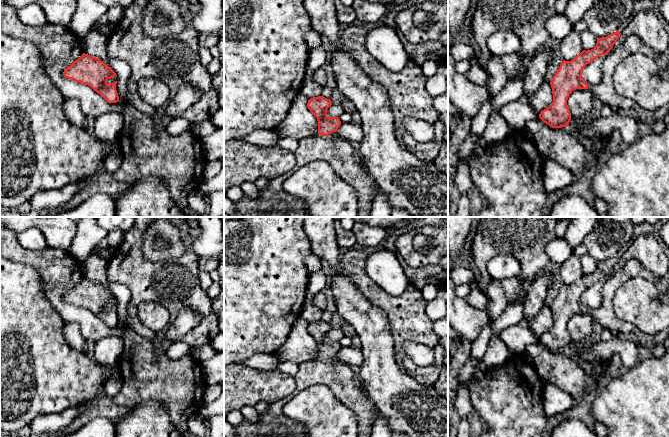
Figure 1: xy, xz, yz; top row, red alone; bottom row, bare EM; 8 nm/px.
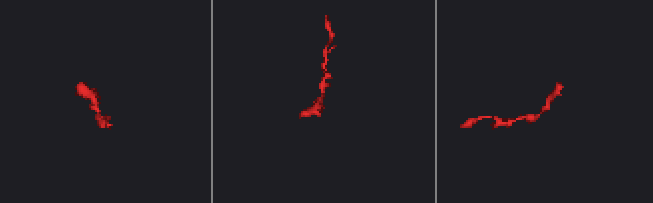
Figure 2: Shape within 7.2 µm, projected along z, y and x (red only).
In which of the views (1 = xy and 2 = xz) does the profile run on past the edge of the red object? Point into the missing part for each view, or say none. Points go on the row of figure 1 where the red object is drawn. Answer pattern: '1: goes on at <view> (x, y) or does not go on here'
1: does not go on here
2: goes on at xz (343, 156)

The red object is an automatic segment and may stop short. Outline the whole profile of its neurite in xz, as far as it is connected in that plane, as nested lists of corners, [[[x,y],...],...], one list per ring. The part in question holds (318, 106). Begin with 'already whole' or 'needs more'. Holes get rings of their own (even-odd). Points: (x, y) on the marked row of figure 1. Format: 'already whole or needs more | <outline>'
needs more | [[[323,96],[308,100],[307,107],[318,121],[318,133],[299,140],[294,168],[298,170],[316,160],[326,161],[334,172],[357,192],[359,202],[357,217],[371,217],[372,203],[379,186],[364,169],[358,148],[352,142],[345,139],[334,141],[328,136],[337,131],[341,125],[338,117],[327,116],[327,109],[331,105],[331,100]]]

